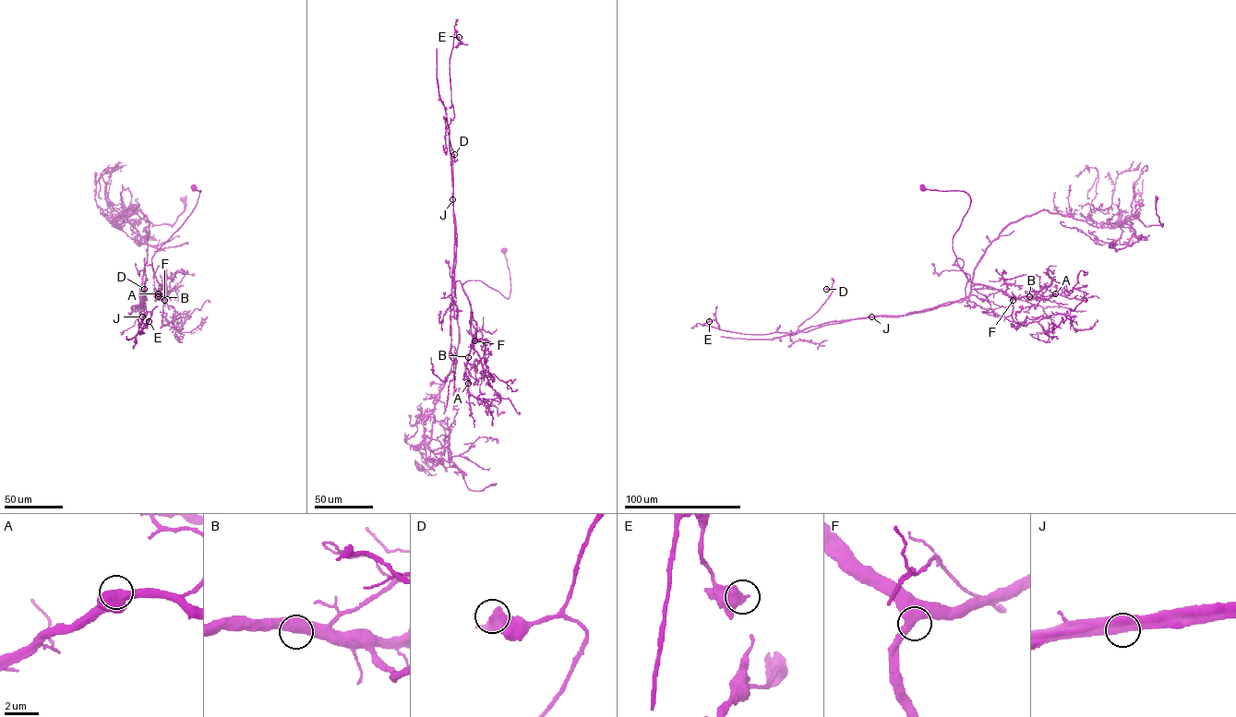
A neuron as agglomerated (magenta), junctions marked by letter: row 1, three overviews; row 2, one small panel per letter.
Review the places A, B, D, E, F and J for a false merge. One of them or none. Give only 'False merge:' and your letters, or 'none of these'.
False merge: J

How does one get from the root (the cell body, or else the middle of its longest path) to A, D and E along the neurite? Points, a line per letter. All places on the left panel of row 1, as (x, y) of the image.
A: (194, 188), (200, 191), (192, 212), (151, 258), (152, 268), (163, 298), (158, 296), (156, 299), (158, 293)
D: (194, 188), (200, 191), (191, 213), (156, 251), (151, 267), (144, 258), (147, 314), (138, 330), (144, 289)
E: (194, 188), (200, 191), (191, 213), (156, 251), (151, 267), (144, 258), (147, 314), (139, 334), (149, 321)

